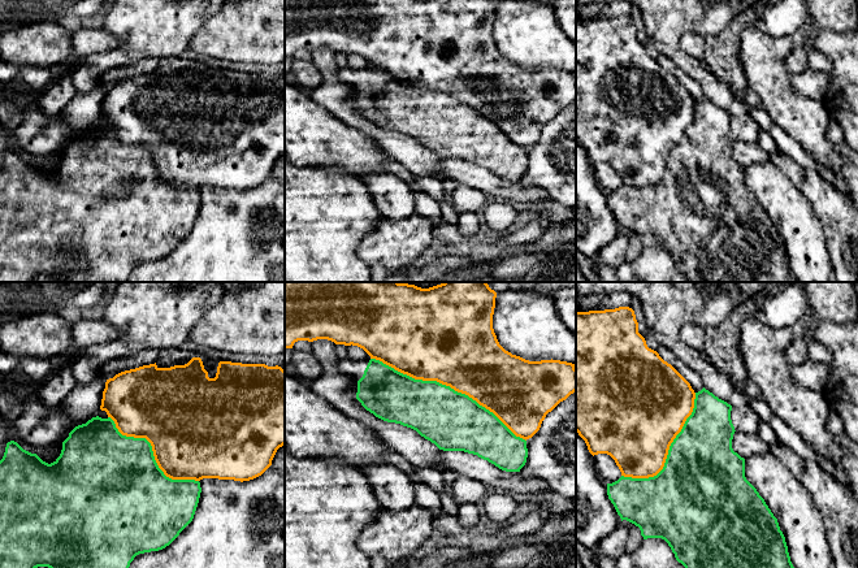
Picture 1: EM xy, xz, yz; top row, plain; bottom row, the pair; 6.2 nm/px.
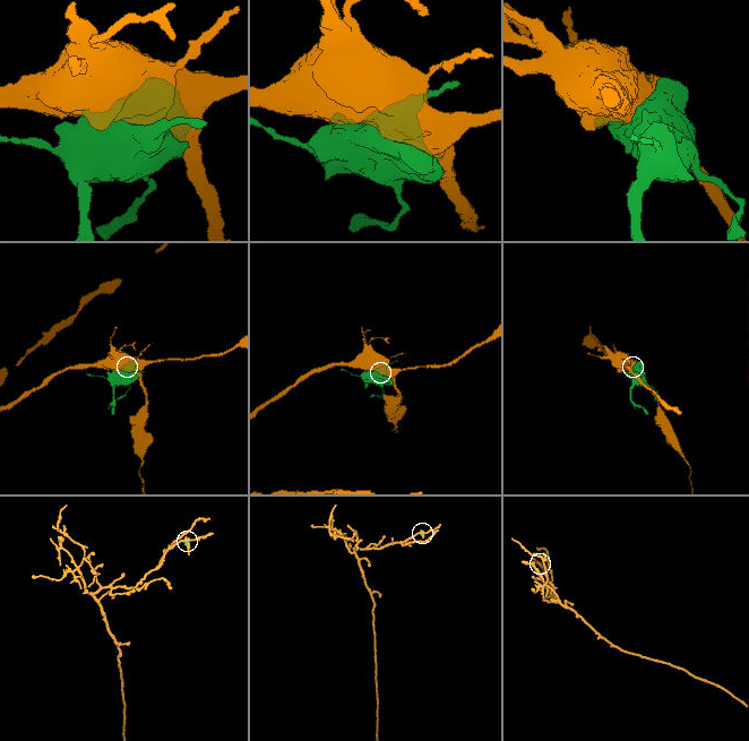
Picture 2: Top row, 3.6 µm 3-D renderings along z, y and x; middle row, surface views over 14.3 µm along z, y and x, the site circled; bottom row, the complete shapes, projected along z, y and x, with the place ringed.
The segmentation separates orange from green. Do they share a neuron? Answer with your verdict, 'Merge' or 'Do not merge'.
Do not merge

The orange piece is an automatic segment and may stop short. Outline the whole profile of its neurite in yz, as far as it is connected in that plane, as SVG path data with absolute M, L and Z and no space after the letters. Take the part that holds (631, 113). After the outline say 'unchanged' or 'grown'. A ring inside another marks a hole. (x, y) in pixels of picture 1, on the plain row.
M632 17L576 21L576 140L593 165L610 164L624 186L656 185L664 175L671 152L693 121L694 108L690 92L647 56Z; unchanged

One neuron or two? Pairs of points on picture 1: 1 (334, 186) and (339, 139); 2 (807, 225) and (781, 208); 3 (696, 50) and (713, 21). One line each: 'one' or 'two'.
1: two
2: one
3: two

